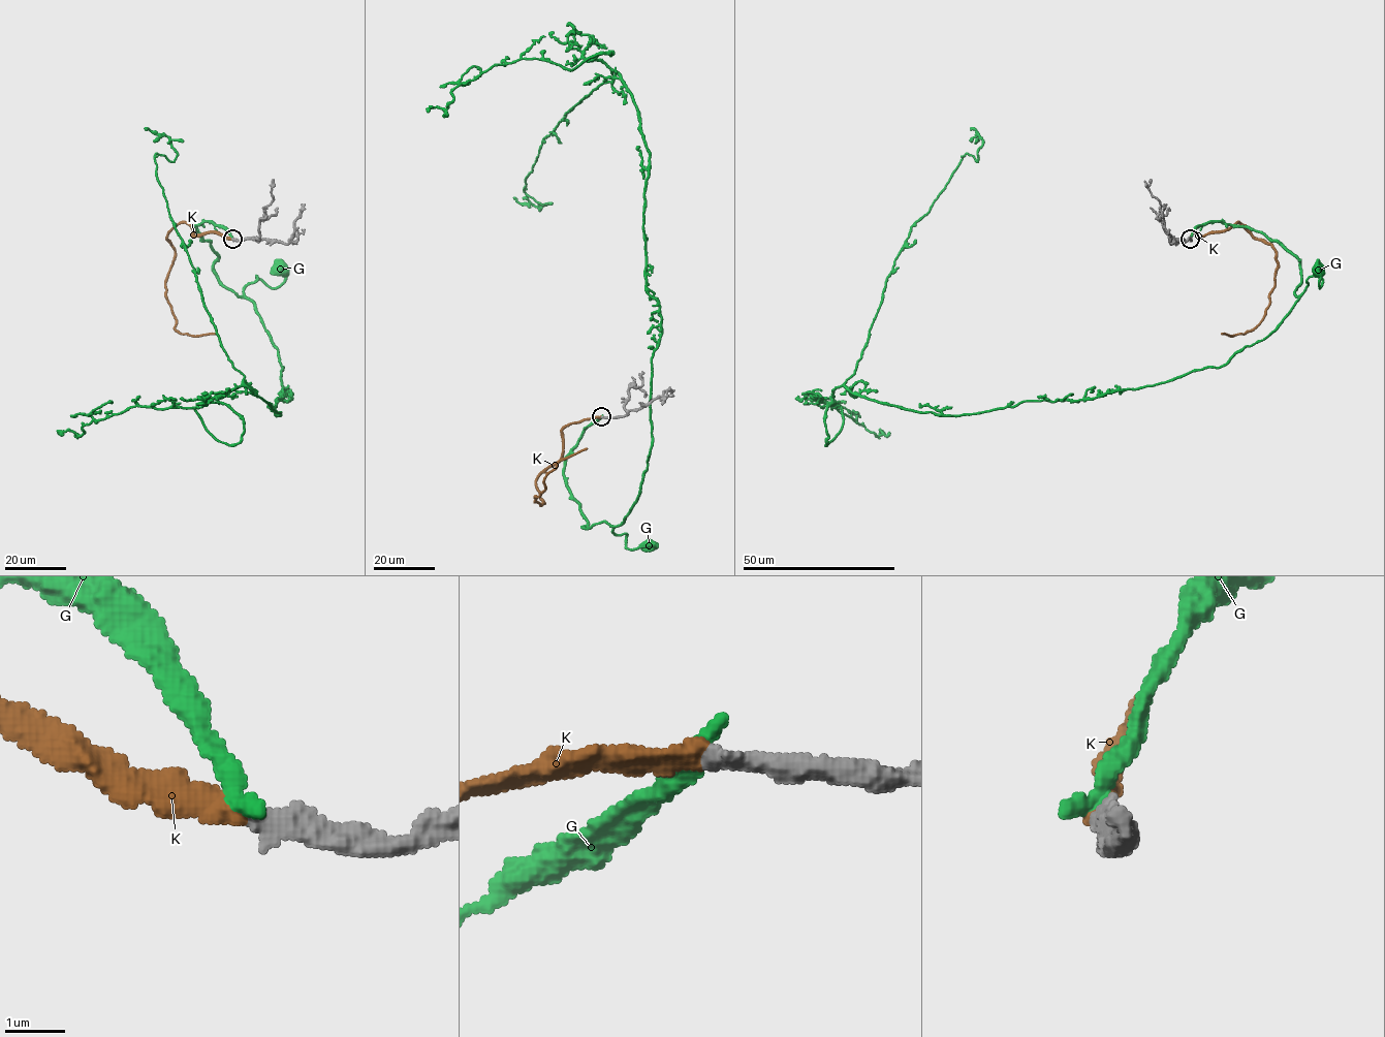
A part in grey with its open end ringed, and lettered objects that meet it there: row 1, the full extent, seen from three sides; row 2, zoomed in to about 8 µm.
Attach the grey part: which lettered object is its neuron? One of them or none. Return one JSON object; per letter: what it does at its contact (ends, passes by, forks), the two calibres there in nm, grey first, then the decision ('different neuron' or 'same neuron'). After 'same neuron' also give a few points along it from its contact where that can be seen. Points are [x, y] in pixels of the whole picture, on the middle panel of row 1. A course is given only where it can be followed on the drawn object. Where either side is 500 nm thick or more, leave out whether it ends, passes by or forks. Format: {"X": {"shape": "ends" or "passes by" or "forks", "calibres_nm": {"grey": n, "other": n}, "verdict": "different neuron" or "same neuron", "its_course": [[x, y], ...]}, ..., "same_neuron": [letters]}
{"G": {"shape": "ends", "calibres_nm": {"grey": 380, "other": 420}, "verdict": "different neuron"}, "K": {"shape": "ends", "calibres_nm": {"grey": 360, "other": 380}, "verdict": "same neuron", "its_course": [[602, 416], [562, 430], [562, 456], [538, 476], [543, 502], [534, 501], [557, 464], [587, 448]]}, "same_neuron": ["K"]}

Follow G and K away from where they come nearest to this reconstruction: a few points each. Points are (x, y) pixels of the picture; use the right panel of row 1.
G: (1190, 239), (1217, 221), (1260, 231), (1300, 263), (1297, 296), (1310, 277), (1322, 280), (1319, 288), (1319, 271)
K: (1190, 239), (1193, 232), (1224, 232), (1240, 223), (1276, 252), (1273, 288), (1262, 321), (1247, 333), (1221, 334)

